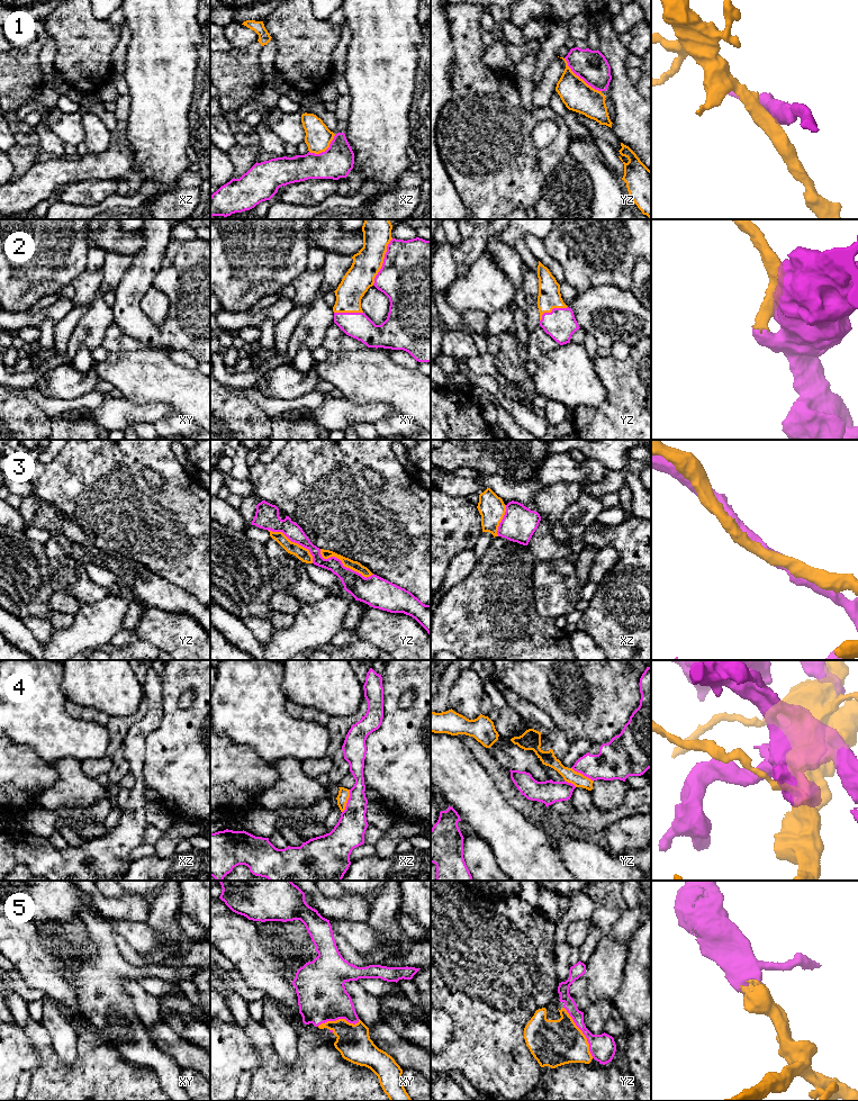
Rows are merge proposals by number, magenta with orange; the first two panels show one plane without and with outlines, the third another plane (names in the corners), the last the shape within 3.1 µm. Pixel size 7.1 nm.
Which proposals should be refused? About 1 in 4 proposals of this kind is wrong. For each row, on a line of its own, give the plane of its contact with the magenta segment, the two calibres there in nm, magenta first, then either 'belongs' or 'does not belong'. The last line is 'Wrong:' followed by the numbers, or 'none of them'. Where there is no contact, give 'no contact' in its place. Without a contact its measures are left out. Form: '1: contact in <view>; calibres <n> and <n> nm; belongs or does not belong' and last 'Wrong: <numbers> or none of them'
1: contact in yz; calibres 220 and 220 nm; does not belong
2: contact in xy; calibres 500 and 200 nm; belongs
3: contact in yz; calibres 180 and 70 nm; belongs
4: contact in xz; calibres 220 and 80 nm; belongs
5: contact in yz; calibres 190 and 340 nm; belongs
Wrong: 1

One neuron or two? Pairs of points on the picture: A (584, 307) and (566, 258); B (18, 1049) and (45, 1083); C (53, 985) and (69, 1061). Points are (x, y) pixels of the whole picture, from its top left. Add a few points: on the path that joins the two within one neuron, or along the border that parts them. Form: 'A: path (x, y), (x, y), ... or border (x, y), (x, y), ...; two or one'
A: border (605, 285), (589, 287), (579, 291); two
B: border (30, 1043), (39, 1059), (39, 1064), (33, 1071); two
C: border (46, 998), (55, 1001), (73, 1019); two

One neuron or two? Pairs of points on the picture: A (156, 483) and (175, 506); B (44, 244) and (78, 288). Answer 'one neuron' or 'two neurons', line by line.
A: two neurons
B: two neurons

